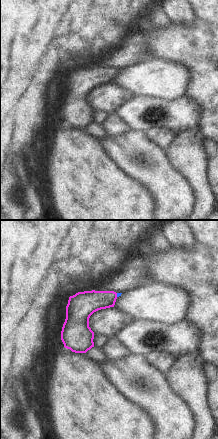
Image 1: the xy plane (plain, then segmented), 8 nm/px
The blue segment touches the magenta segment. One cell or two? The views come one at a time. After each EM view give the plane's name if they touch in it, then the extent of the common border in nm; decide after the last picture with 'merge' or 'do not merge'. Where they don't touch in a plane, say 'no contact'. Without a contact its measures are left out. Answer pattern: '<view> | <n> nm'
xy | 30 nm

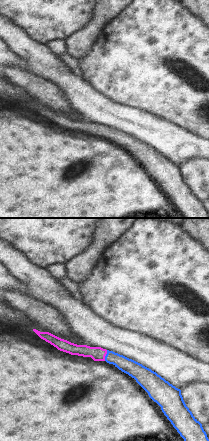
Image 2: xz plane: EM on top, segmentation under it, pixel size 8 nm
xz | 90 nm

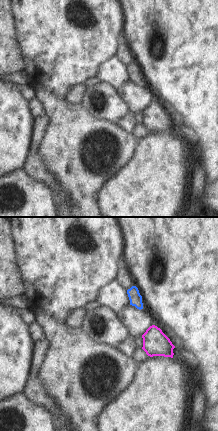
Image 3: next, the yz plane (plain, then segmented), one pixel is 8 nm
no contact

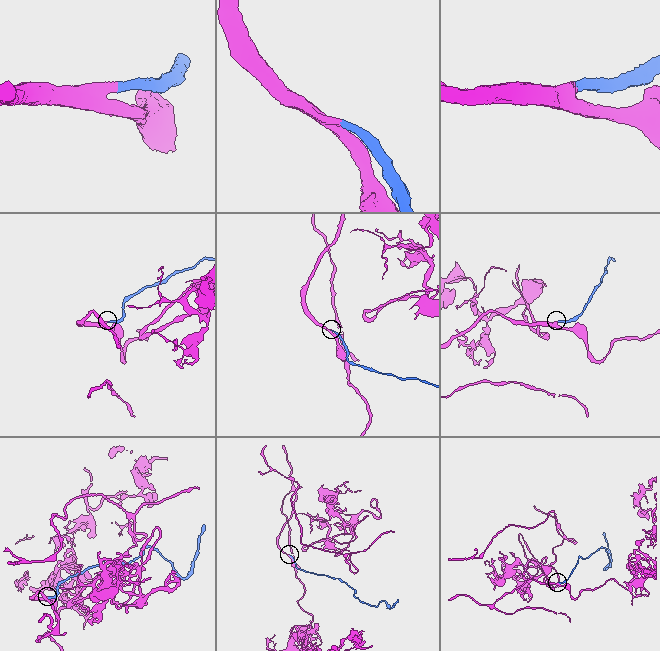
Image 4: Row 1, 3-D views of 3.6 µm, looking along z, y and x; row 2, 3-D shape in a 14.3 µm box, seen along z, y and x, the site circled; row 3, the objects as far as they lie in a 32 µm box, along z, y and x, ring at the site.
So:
merge

